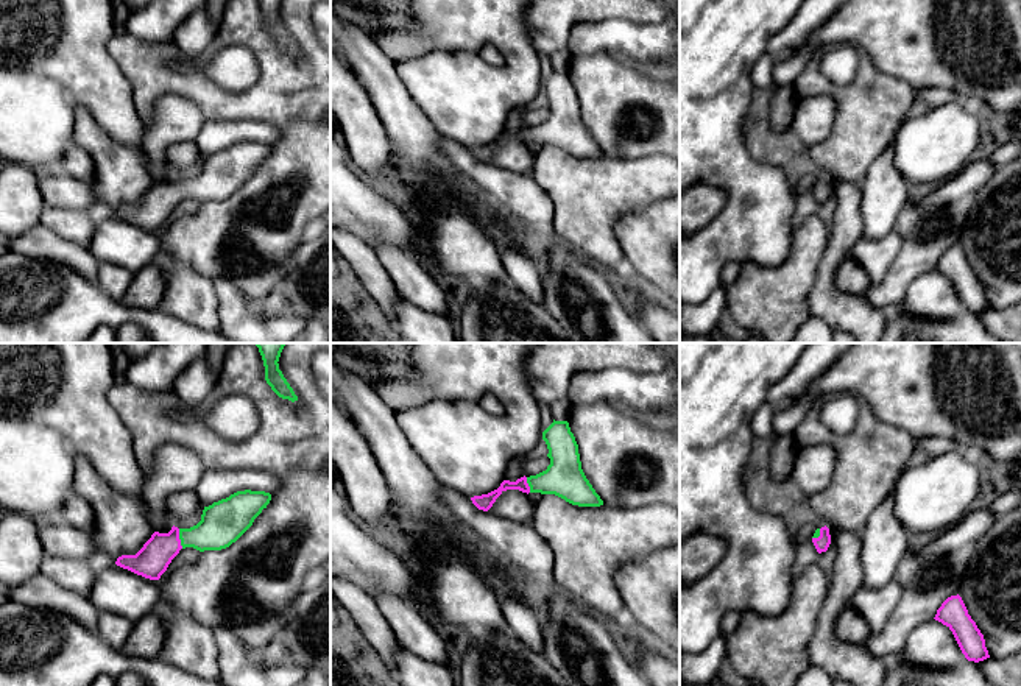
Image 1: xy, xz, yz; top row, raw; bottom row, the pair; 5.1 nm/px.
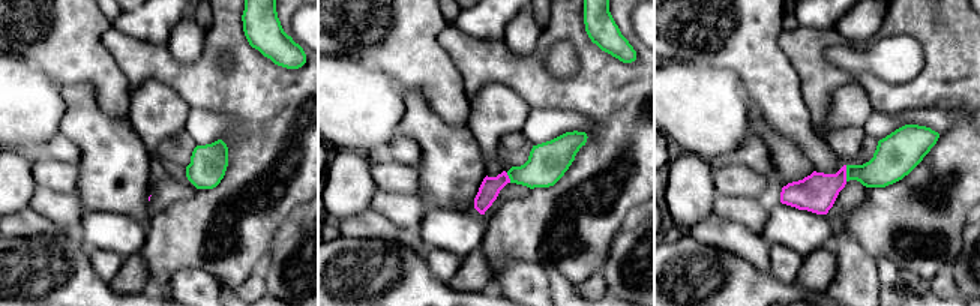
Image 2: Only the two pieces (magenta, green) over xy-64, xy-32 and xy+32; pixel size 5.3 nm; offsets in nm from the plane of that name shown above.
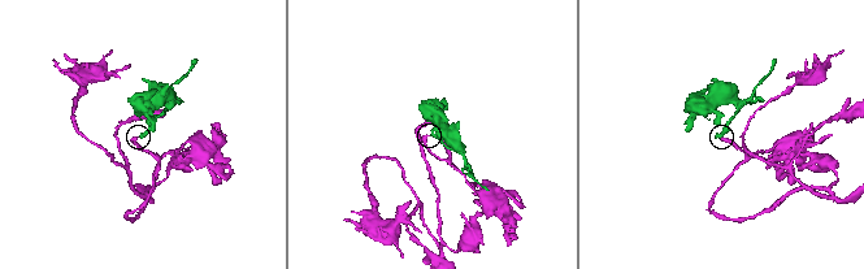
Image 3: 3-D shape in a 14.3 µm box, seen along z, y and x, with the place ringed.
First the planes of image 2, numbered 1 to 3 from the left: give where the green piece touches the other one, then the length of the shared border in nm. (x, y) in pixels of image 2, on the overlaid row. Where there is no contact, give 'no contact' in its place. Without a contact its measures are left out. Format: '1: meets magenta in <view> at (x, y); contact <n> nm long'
1: no contact
2: meets magenta in xy-32 at (508, 177); contact 60 nm long
3: meets magenta in xy+32 at (845, 173); contact 90 nm long

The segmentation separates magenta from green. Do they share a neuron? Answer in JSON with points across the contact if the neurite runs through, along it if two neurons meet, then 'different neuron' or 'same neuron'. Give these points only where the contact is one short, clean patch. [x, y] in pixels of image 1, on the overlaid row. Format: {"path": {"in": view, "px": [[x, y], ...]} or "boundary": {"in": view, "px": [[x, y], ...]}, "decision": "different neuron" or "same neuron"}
{"path": {"in": "xy", "px": [[153, 558], [178, 538], [204, 537], [223, 523]]}, "decision": "same neuron"}

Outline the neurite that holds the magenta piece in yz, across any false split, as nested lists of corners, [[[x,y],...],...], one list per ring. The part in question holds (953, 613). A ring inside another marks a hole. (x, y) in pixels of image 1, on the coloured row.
[[[959,594],[948,597],[937,610],[934,619],[952,631],[962,653],[968,661],[979,663],[990,658],[984,635],[968,614],[968,610]]]

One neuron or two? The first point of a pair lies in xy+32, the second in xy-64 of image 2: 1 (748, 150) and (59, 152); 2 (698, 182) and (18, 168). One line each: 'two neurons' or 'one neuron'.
1: one neuron
2: one neuron

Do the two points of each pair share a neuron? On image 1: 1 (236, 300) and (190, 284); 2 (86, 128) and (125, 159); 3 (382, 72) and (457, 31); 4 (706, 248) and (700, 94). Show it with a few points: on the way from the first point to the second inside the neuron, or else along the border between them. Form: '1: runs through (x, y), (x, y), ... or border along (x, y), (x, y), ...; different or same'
1: border along (212, 281), (220, 326); different
2: runs through (94, 141), (113, 162); same
3: border along (373, 39), (393, 61), (398, 78), (412, 97); different
4: runs through (736, 209), (736, 175), (700, 139), (700, 133); same

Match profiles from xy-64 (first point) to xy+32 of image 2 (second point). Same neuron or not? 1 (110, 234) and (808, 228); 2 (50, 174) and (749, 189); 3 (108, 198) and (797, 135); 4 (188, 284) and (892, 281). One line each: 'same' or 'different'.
1: same
2: same
3: different
4: different

